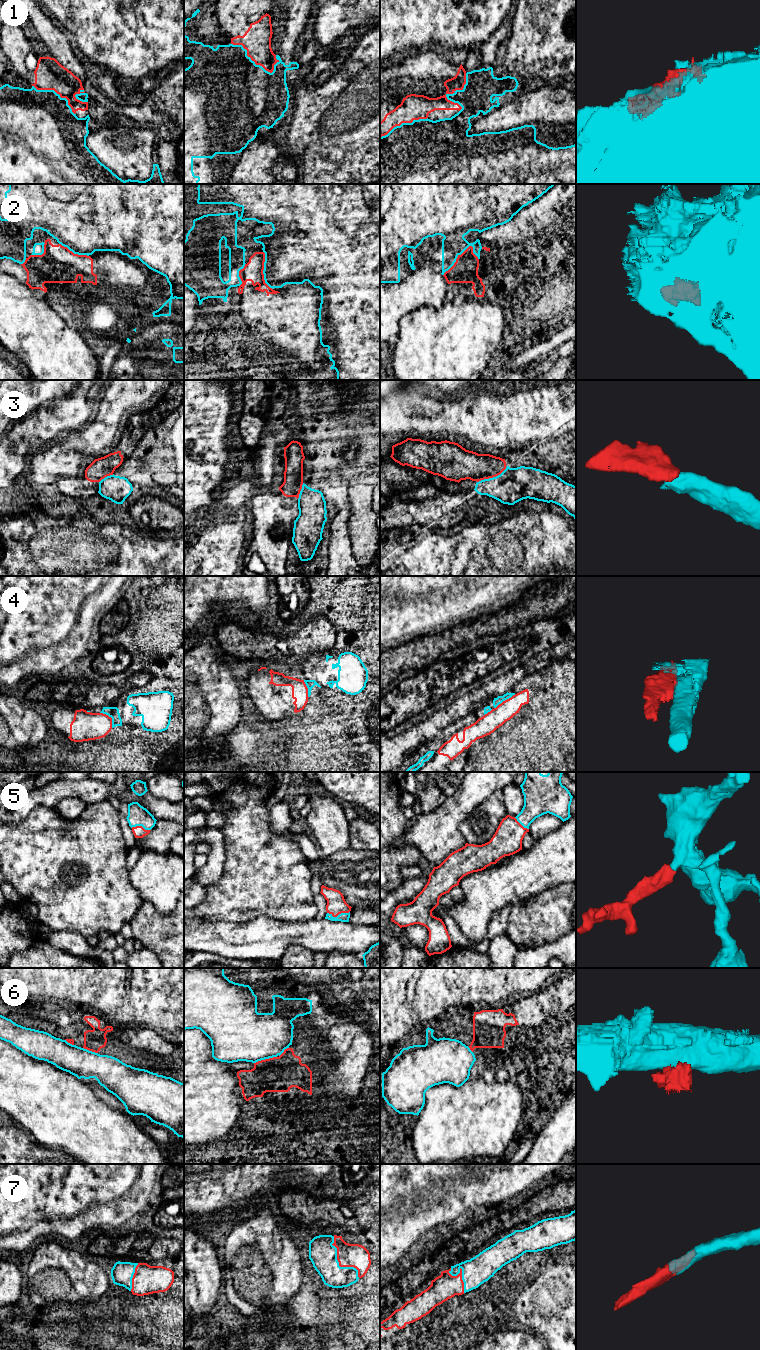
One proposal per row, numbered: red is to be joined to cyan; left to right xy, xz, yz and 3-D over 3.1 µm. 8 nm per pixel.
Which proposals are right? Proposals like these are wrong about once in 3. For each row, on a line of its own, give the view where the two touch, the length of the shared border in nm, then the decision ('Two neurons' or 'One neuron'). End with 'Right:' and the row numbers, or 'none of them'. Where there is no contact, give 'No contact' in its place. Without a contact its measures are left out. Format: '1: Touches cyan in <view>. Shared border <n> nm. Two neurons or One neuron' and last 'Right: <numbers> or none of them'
1: Touches cyan in xz. Shared border 420 nm. Two neurons
2: Touches cyan in yz. Shared border 340 nm. Two neurons
3: Touches cyan in yz. Shared border 260 nm. Two neurons
4: Touches cyan in xy. Shared border 160 nm. Two neurons
5: Touches cyan in xz. Shared border 180 nm. One neuron
6: Touches cyan in xz. Shared border 190 nm. Two neurons
7: Touches cyan in xz. Shared border 400 nm. One neuron
Right: 5, 7

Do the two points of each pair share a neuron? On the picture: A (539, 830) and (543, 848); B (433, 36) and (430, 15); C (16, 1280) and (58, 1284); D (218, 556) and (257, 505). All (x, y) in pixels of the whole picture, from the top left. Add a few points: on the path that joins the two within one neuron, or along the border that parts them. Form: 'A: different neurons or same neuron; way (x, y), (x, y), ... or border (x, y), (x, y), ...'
A: different neurons; border (560, 826), (535, 841)
B: same neuron; way (433, 31), (433, 20)
C: different neurons; border (25, 1276), (21, 1293)
D: different neurons; border (267, 492), (258, 492), (253, 497), (249, 508)

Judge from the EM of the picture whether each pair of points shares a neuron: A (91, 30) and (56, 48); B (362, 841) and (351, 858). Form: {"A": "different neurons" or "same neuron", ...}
{"A": "different neurons", "B": "different neurons"}

